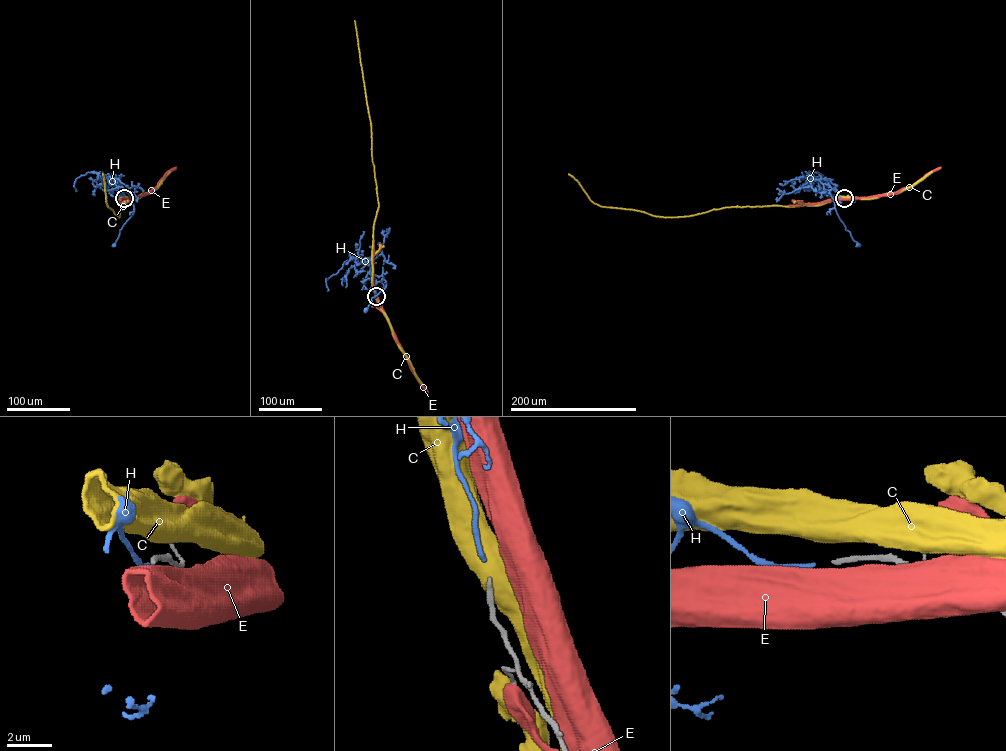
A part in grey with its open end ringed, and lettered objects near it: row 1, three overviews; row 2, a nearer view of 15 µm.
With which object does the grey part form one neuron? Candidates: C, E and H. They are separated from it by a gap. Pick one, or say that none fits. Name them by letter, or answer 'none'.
H

